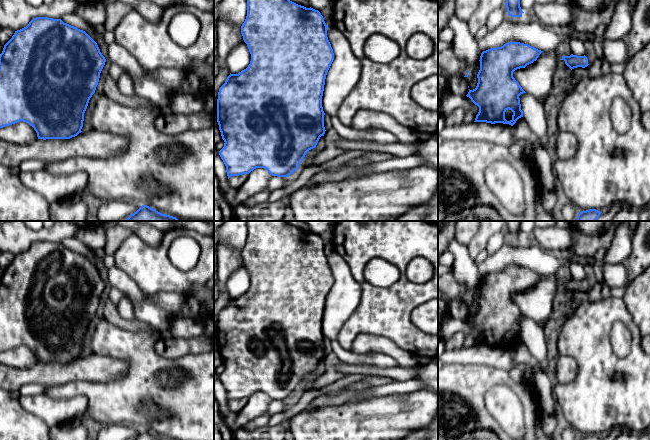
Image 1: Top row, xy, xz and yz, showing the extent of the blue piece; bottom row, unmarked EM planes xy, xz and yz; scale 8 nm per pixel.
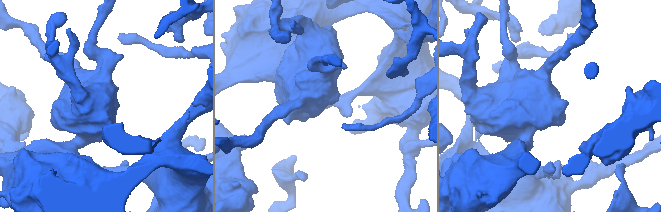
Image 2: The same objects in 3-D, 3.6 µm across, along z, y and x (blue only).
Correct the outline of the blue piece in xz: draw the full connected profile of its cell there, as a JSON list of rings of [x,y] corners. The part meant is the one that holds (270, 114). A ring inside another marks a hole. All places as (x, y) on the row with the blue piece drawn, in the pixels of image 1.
[[[247,0],[247,16],[241,26],[241,34],[251,54],[248,67],[238,74],[231,74],[220,87],[217,99],[217,122],[224,140],[224,147],[219,155],[226,166],[228,179],[231,176],[249,174],[256,168],[266,169],[272,176],[289,177],[298,169],[299,164],[306,153],[315,148],[320,137],[325,134],[324,111],[322,107],[322,96],[324,91],[327,72],[334,60],[334,53],[327,37],[327,28],[323,16],[318,10],[306,8],[290,0]]]

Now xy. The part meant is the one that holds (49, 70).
[[[33,18],[26,27],[15,31],[12,38],[4,45],[0,54],[0,128],[23,121],[34,128],[38,139],[70,139],[77,136],[82,132],[84,113],[90,98],[95,93],[105,62],[106,59],[100,52],[97,43],[85,31],[64,23],[61,19]]]

